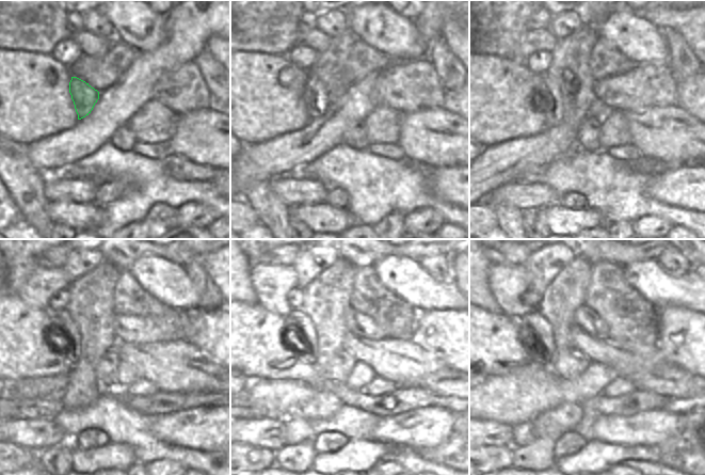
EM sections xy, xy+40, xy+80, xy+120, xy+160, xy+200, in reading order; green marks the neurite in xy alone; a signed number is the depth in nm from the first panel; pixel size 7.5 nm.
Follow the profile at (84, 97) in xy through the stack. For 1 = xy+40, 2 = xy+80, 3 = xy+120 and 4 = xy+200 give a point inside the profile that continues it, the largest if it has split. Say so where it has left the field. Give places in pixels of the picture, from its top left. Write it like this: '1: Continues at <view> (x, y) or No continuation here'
1: Continues at xy+40 (316, 95)
2: Continues at xy+80 (553, 108)
3: Continues at xy+120 (69, 344)
4: Continues at xy+200 (537, 333).

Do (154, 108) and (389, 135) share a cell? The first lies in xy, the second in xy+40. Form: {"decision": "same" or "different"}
{"decision": "same"}

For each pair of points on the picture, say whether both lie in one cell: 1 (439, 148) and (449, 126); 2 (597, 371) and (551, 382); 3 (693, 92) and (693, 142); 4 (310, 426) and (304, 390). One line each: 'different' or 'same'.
1: same
2: same
3: different
4: different

